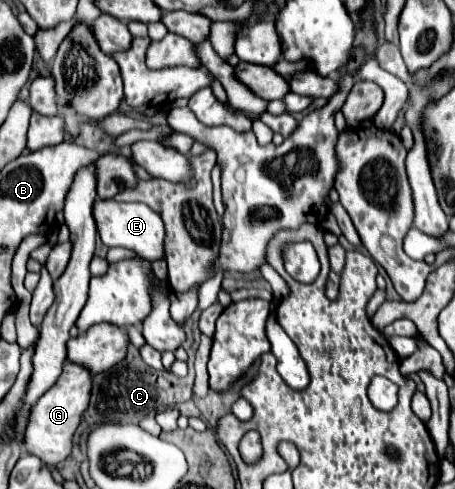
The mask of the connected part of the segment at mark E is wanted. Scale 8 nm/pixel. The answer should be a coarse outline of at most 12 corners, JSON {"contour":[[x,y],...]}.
{"contour":[[145,203],[93,205],[101,241],[139,257],[165,255],[165,225]]}

